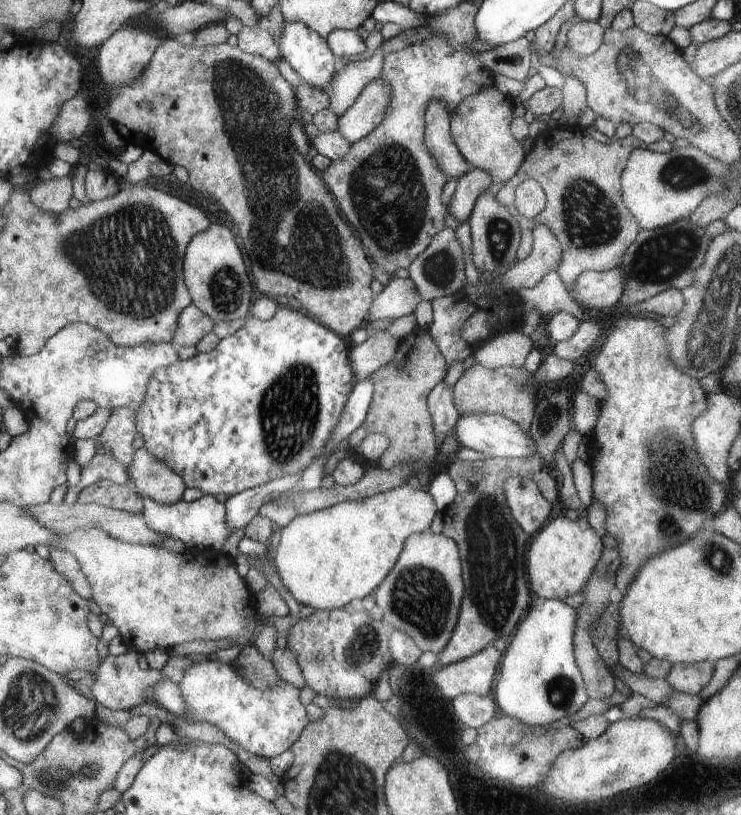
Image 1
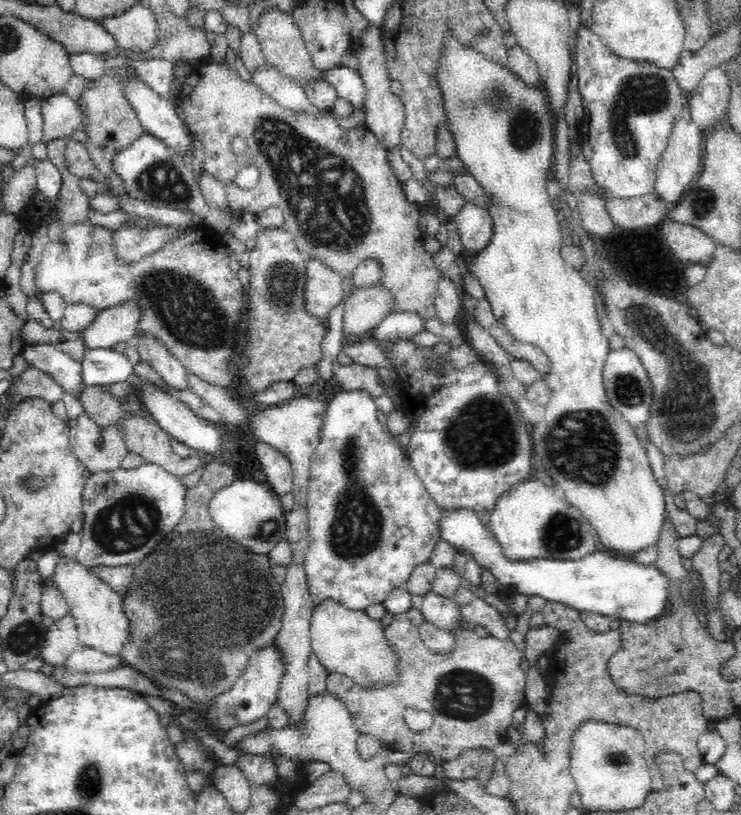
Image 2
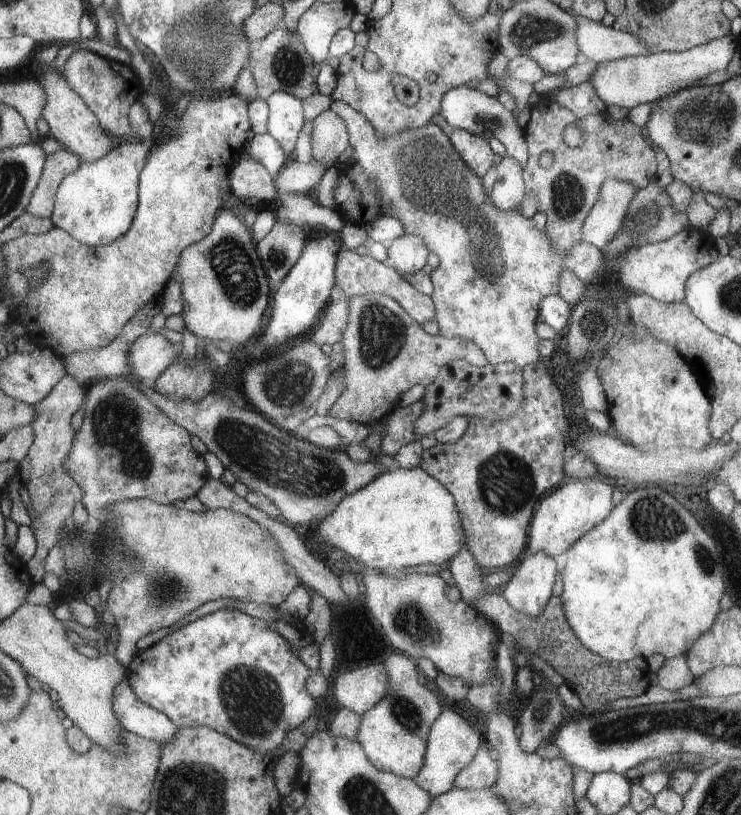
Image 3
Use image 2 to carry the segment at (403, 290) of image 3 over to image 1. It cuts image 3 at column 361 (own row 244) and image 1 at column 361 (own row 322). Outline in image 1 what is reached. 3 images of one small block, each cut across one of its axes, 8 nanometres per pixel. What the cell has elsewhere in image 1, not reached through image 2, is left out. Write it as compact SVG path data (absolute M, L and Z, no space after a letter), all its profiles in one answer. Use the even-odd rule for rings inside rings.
M165 38L159 48L155 50L151 62L147 64L147 68L143 70L143 74L129 86L121 86L121 88L111 88L111 96L109 96L109 104L107 104L107 116L109 122L113 126L113 130L121 136L121 140L125 142L125 146L139 146L143 150L151 150L157 152L163 162L167 164L167 168L171 166L183 166L189 172L189 186L195 188L197 192L209 194L215 198L215 202L219 204L219 208L229 216L229 220L233 222L233 230L235 230L235 238L239 238L239 246L243 248L243 254L247 254L249 258L249 270L251 270L251 278L255 278L255 290L261 292L263 296L287 296L287 298L295 298L299 300L299 304L303 306L301 312L305 316L311 316L313 320L317 320L319 324L323 324L325 328L329 328L331 332L335 332L337 336L349 336L355 332L355 328L363 328L365 324L365 316L369 316L369 308L371 308L371 290L369 290L369 282L371 282L371 264L367 260L367 256L363 254L361 248L361 240L357 240L357 236L353 236L353 228L349 228L345 224L345 220L339 216L335 202L333 202L333 194L327 192L329 188L323 186L321 178L313 172L313 166L309 166L309 162L305 162L303 154L295 148L295 144L289 138L289 126L293 124L293 108L297 108L297 104L293 104L293 92L291 92L291 84L283 78L283 74L279 72L275 62L269 62L261 56L253 56L247 54L239 48L227 46L227 44L219 44L219 46L183 46L179 40L175 38Z

